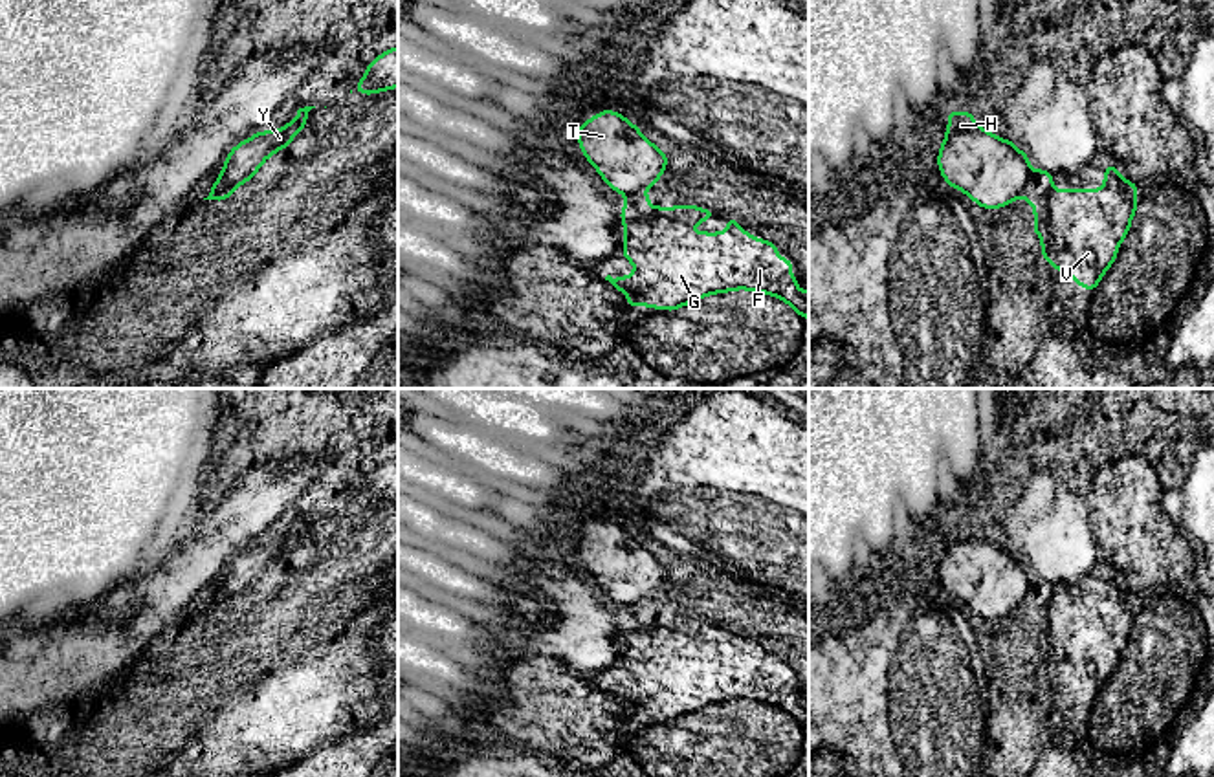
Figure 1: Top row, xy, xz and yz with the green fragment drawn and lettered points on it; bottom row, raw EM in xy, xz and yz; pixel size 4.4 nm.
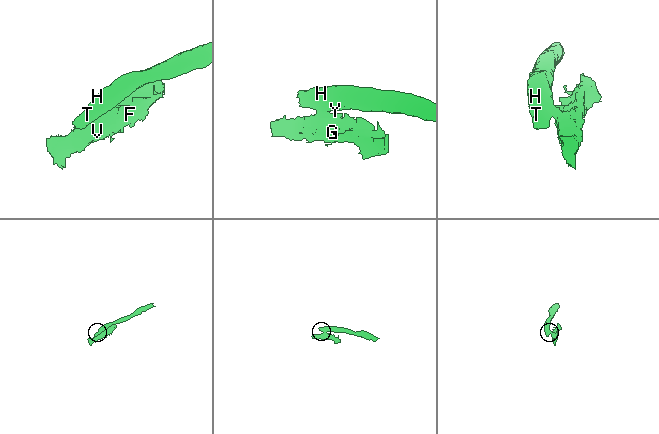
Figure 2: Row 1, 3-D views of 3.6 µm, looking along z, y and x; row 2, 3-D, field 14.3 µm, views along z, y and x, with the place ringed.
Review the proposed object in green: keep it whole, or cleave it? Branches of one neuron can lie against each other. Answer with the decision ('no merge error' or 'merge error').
merge error

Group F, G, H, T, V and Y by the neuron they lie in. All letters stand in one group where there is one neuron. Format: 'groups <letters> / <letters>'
groups F G V / H T Y

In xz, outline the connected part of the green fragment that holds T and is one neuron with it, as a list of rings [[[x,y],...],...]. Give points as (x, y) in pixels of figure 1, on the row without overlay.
[[[611,520],[581,533],[576,552],[605,594],[622,605],[644,603],[660,590],[669,574],[638,537]]]

